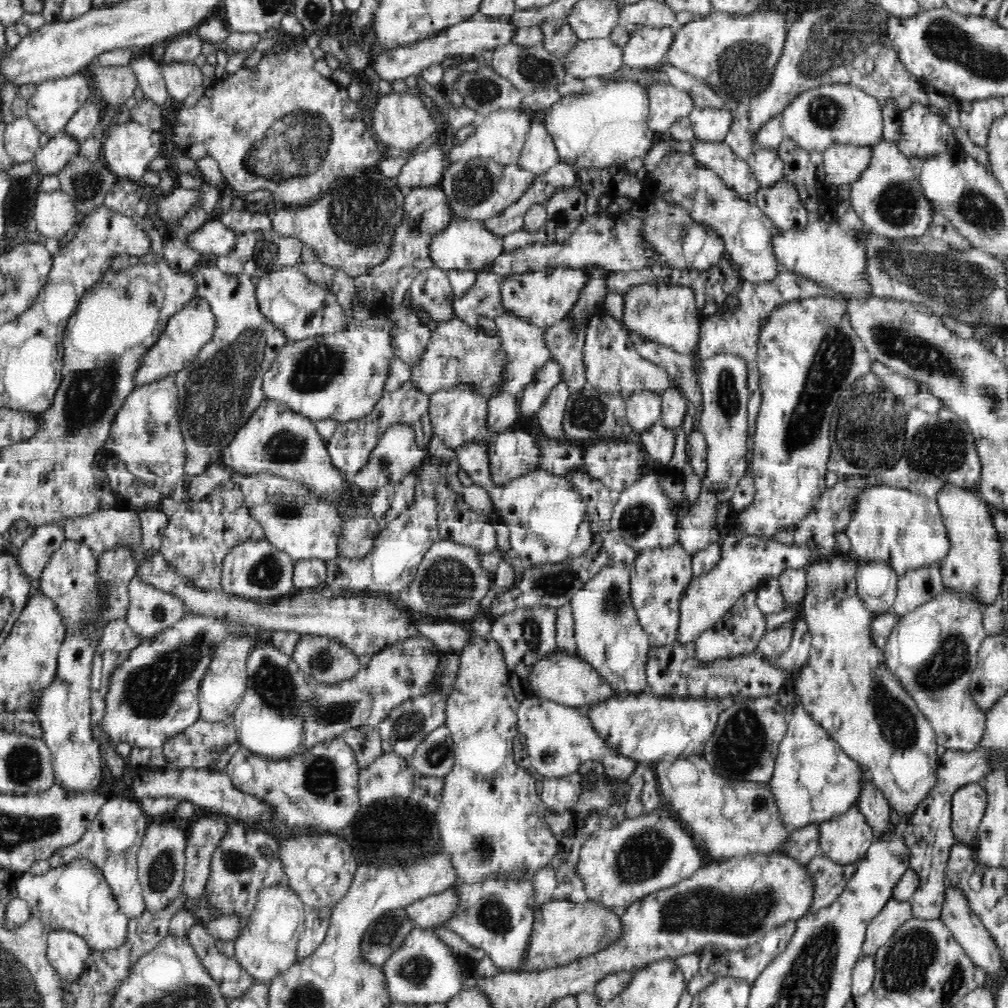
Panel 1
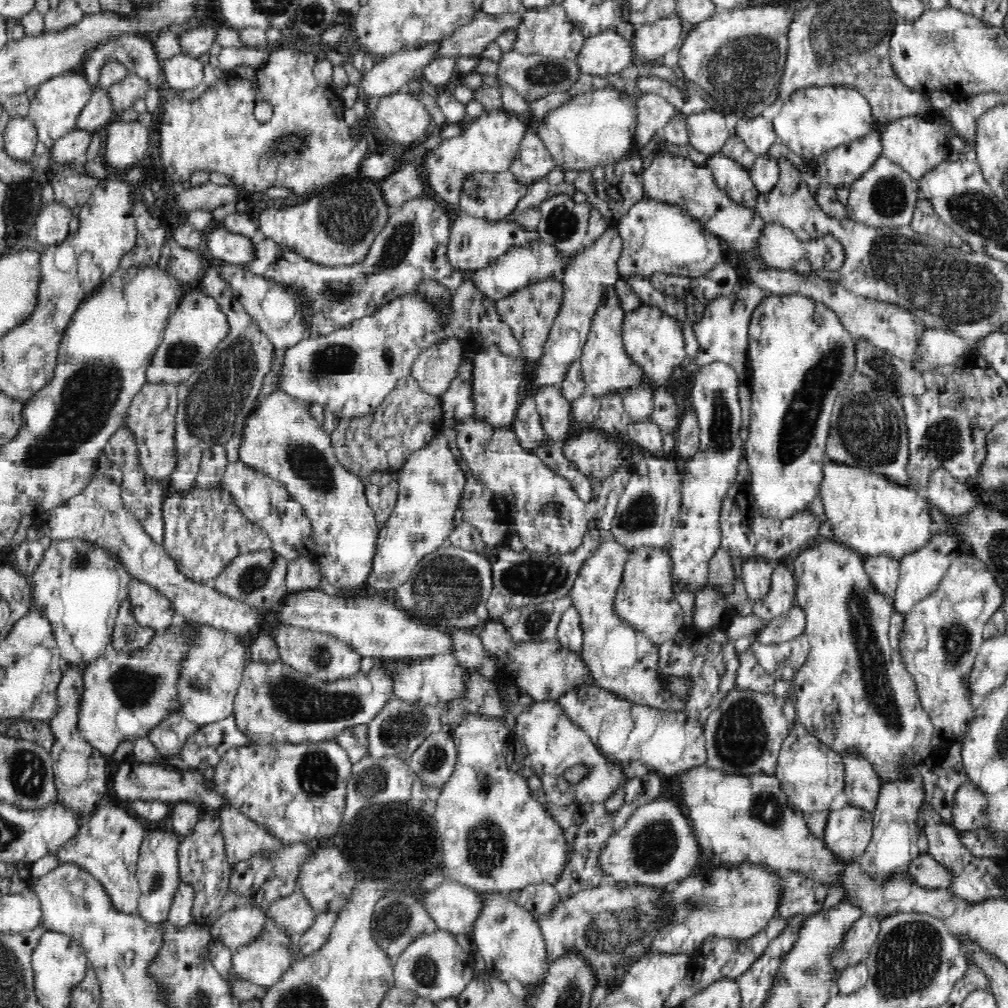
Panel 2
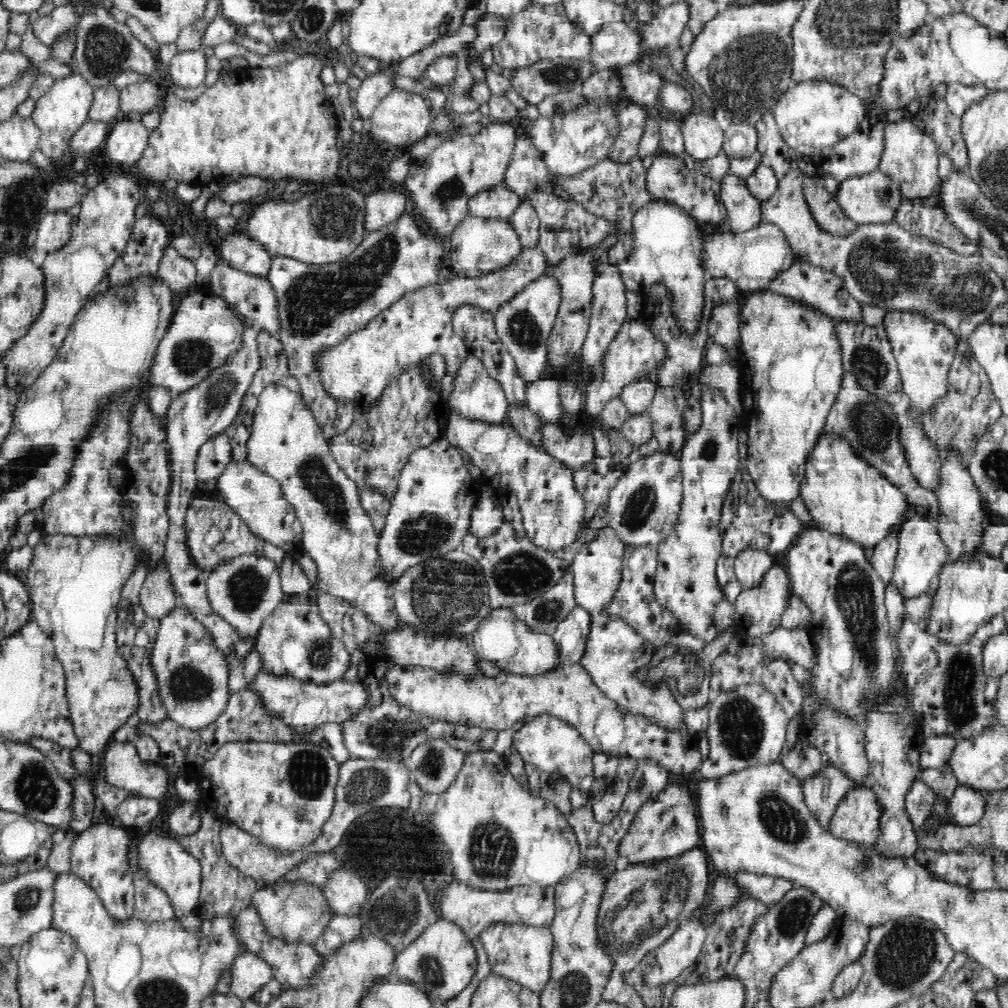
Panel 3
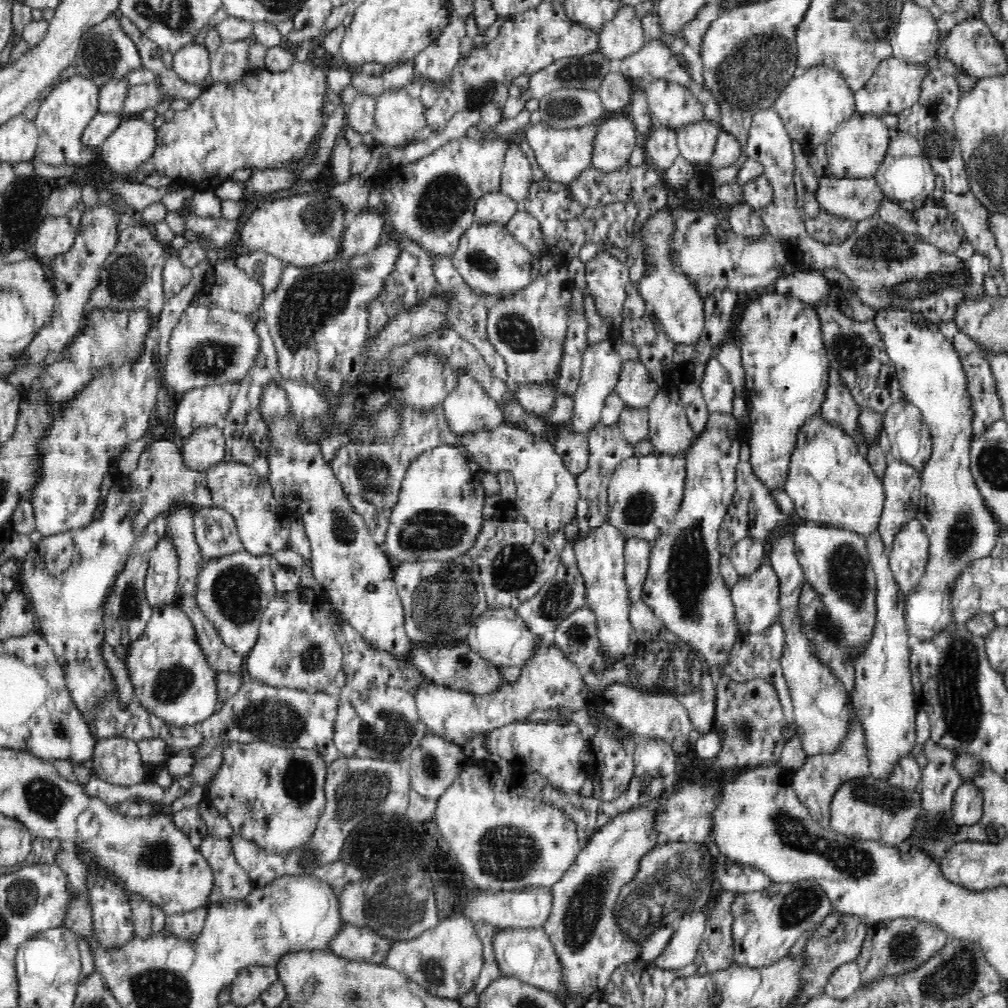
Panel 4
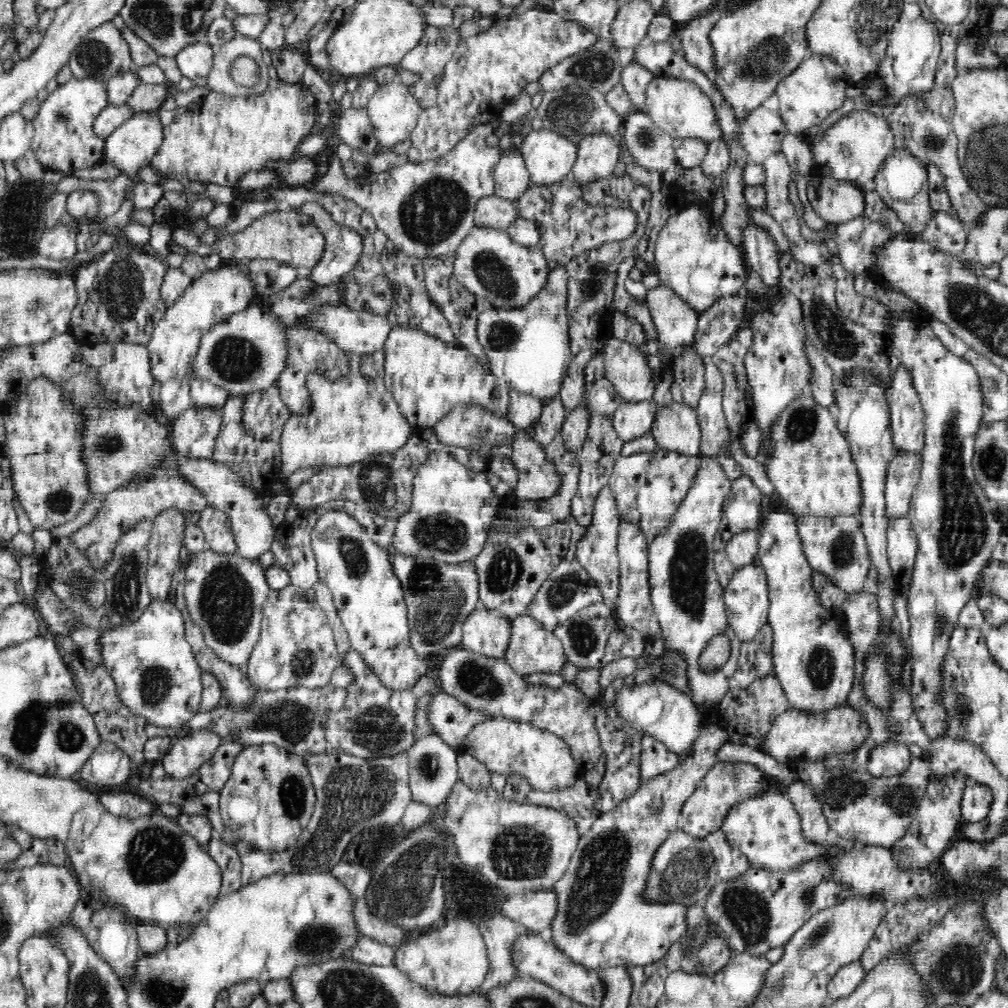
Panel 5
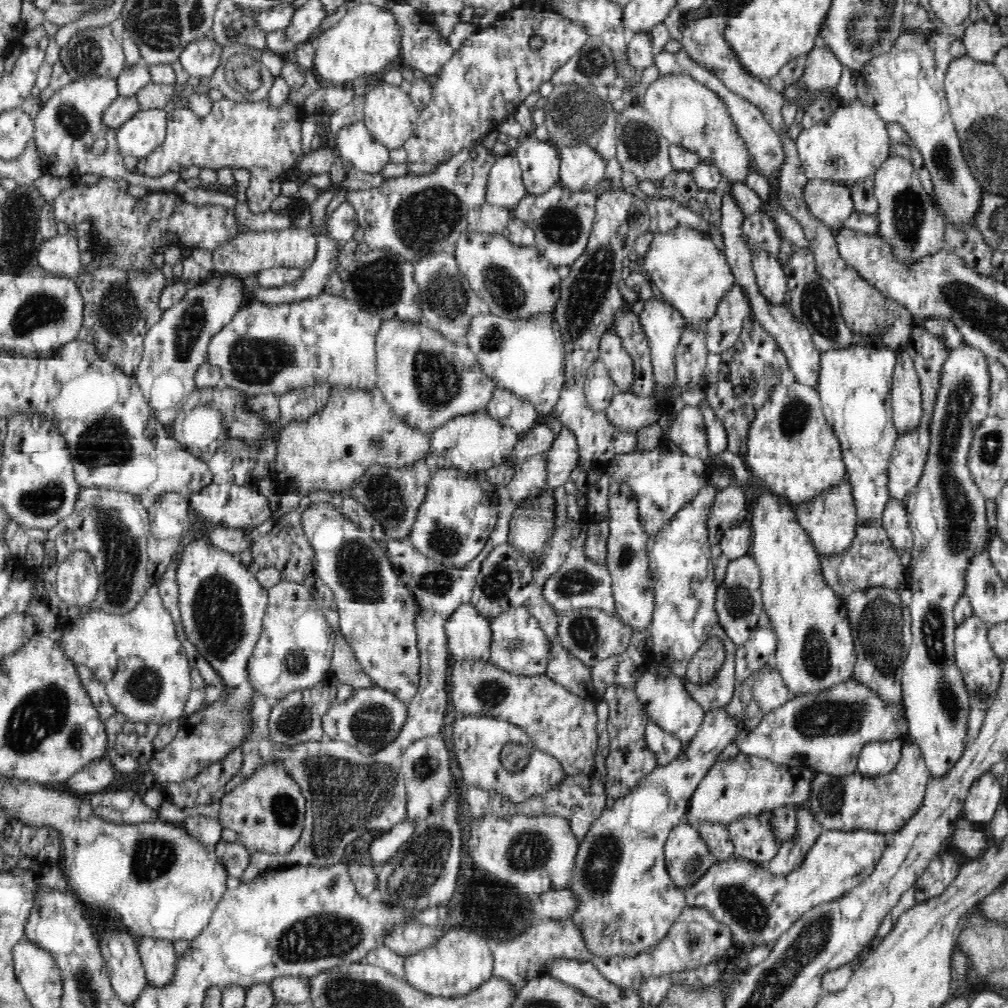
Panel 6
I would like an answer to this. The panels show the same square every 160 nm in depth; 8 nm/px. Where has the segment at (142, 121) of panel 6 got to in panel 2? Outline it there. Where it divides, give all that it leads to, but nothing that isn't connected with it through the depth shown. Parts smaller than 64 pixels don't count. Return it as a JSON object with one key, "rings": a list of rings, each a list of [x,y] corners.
{"rings":[[[112,121],[106,129],[105,158],[109,169],[128,171],[148,154],[150,130],[138,121]]]}

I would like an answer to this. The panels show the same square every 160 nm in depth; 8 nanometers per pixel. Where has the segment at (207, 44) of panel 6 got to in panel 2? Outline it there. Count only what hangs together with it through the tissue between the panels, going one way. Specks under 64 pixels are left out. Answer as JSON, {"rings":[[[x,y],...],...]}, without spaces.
{"rings":[[[182,53],[162,62],[164,78],[171,88],[171,93],[175,95],[198,86],[203,80],[204,67],[199,59]]]}

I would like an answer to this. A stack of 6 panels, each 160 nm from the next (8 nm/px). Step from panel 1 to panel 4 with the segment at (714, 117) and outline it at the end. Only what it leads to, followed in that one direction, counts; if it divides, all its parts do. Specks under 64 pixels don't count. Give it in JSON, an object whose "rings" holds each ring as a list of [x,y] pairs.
{"rings":[[[706,118],[685,124],[677,129],[679,154],[690,163],[707,165],[714,154],[720,132],[716,122]]]}

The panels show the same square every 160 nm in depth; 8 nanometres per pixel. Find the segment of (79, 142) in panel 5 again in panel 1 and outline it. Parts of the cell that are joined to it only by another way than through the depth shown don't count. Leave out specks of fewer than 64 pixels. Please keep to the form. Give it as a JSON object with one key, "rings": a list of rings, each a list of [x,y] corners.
{"rings":[[[81,73],[41,82],[27,102],[27,116],[32,119],[40,132],[50,137],[57,136],[62,132],[70,117],[88,100],[91,84],[92,82]]]}

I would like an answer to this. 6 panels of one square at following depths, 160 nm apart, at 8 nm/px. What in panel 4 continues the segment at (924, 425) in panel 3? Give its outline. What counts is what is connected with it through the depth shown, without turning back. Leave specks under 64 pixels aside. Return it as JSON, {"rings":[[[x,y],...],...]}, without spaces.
{"rings":[[[956,322],[945,323],[940,325],[939,328],[960,355],[960,362],[965,372],[966,393],[970,397],[969,410],[973,412],[969,418],[973,438],[973,436],[986,432],[993,422],[1003,418],[1002,403],[1000,403],[1000,399],[996,395],[996,383],[993,382],[993,376],[983,352],[978,348],[978,344],[972,337],[965,334],[963,329],[957,326]]]}

